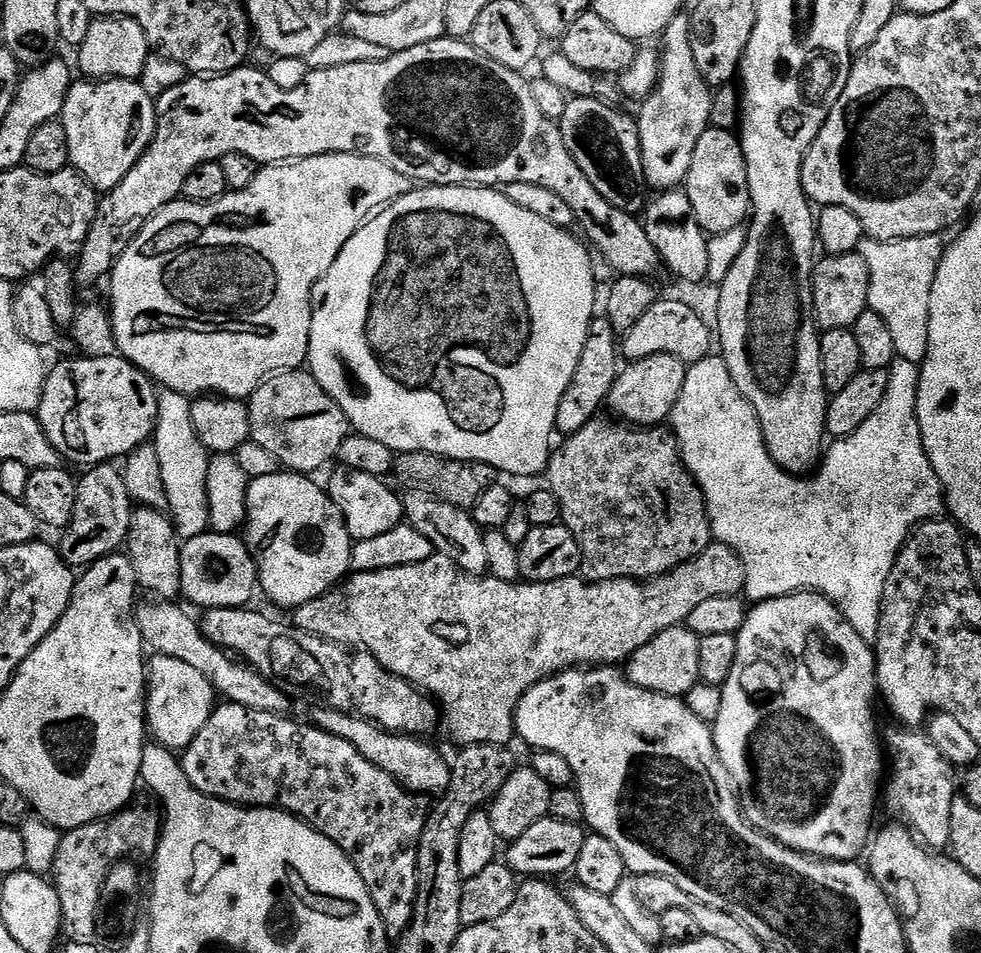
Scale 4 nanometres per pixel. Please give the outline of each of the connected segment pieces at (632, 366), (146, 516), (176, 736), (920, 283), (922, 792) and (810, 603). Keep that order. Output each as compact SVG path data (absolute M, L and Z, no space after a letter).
M668 354L631 361L614 382L612 393L608 395L607 407L612 408L613 417L628 426L651 428L663 425L671 417L682 394L687 373L688 365Z
M137 507L132 514L126 555L134 566L137 585L160 602L172 602L180 596L180 550L182 541L167 511Z
M169 656L151 657L146 668L146 728L155 743L173 750L187 748L217 706L216 687L194 666Z
M939 235L935 236L919 236L918 238L906 238L905 240L870 240L865 238L859 246L860 257L866 262L866 270L870 270L870 294L868 295L868 306L871 312L878 314L878 318L882 318L882 322L886 322L886 326L890 329L890 334L894 337L894 350L899 359L906 362L914 362L915 364L923 364L926 354L928 353L928 343L930 342L930 290L934 290L934 278L938 274L938 266L940 259L944 256L946 247L945 241L940 241Z
M895 726L888 733L883 733L882 740L886 745L886 756L892 759L892 777L887 777L886 791L882 804L888 807L891 819L897 824L911 830L929 849L944 850L950 842L950 806L958 799L958 772L934 746L934 742L923 731Z
M795 592L782 598L763 600L760 604L752 604L748 608L748 616L740 631L735 635L738 642L738 654L734 658L734 670L730 670L730 678L726 678L722 689L722 710L711 725L712 737L716 743L718 754L732 775L733 781L741 789L752 795L752 801L746 804L746 819L758 831L764 833L782 846L795 852L803 852L806 856L815 856L822 860L855 861L856 856L869 847L873 835L872 815L878 808L878 797L882 792L882 776L880 780L880 756L882 760L882 740L876 736L876 712L872 707L878 704L876 686L876 654L873 645L864 640L846 622L846 618L837 610L836 605L816 592Z

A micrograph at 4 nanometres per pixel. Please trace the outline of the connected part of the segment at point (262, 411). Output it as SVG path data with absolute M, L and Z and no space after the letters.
M308 370L269 376L259 390L252 393L247 405L251 440L270 450L285 469L301 474L316 474L312 472L326 467L331 460L335 461L342 442L346 442L350 434L346 414Z

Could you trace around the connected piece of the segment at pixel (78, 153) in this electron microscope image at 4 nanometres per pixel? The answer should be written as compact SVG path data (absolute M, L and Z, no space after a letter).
M84 78L79 82L73 83L71 90L68 92L62 113L62 123L66 130L69 165L75 168L76 171L81 172L81 174L92 183L92 187L96 189L97 193L107 194L114 190L114 186L118 186L118 182L122 182L122 178L126 178L126 174L130 174L130 170L134 170L138 158L142 158L144 151L152 145L152 139L156 133L156 101L152 99L150 94L146 94L146 90L135 80L101 80L99 82L93 82Z

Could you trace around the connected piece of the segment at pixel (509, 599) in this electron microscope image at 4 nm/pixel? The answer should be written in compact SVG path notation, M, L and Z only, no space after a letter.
M715 542L701 556L696 556L693 560L680 564L676 569L666 573L664 576L658 576L643 582L631 578L589 582L579 575L574 575L554 582L542 582L541 584L527 582L511 584L510 582L502 582L491 578L467 576L457 564L450 562L450 558L433 554L430 558L426 558L426 562L387 568L377 572L358 572L349 575L339 587L334 587L326 594L298 606L291 613L290 620L295 627L301 628L306 634L314 634L324 640L332 640L335 644L345 645L352 650L360 649L369 652L390 674L394 674L398 678L402 678L406 683L419 688L421 692L435 700L442 709L443 727L448 727L448 732L457 740L457 745L498 744L508 746L511 745L511 740L514 740L516 736L516 711L518 706L522 702L524 695L538 682L548 680L552 676L558 676L562 672L579 669L581 666L623 665L637 650L642 646L646 646L646 642L650 642L650 638L662 634L662 630L681 627L688 621L691 612L701 602L707 602L710 598L740 596L743 591L744 567L738 558L738 554L734 554L734 550L730 550L725 544Z

